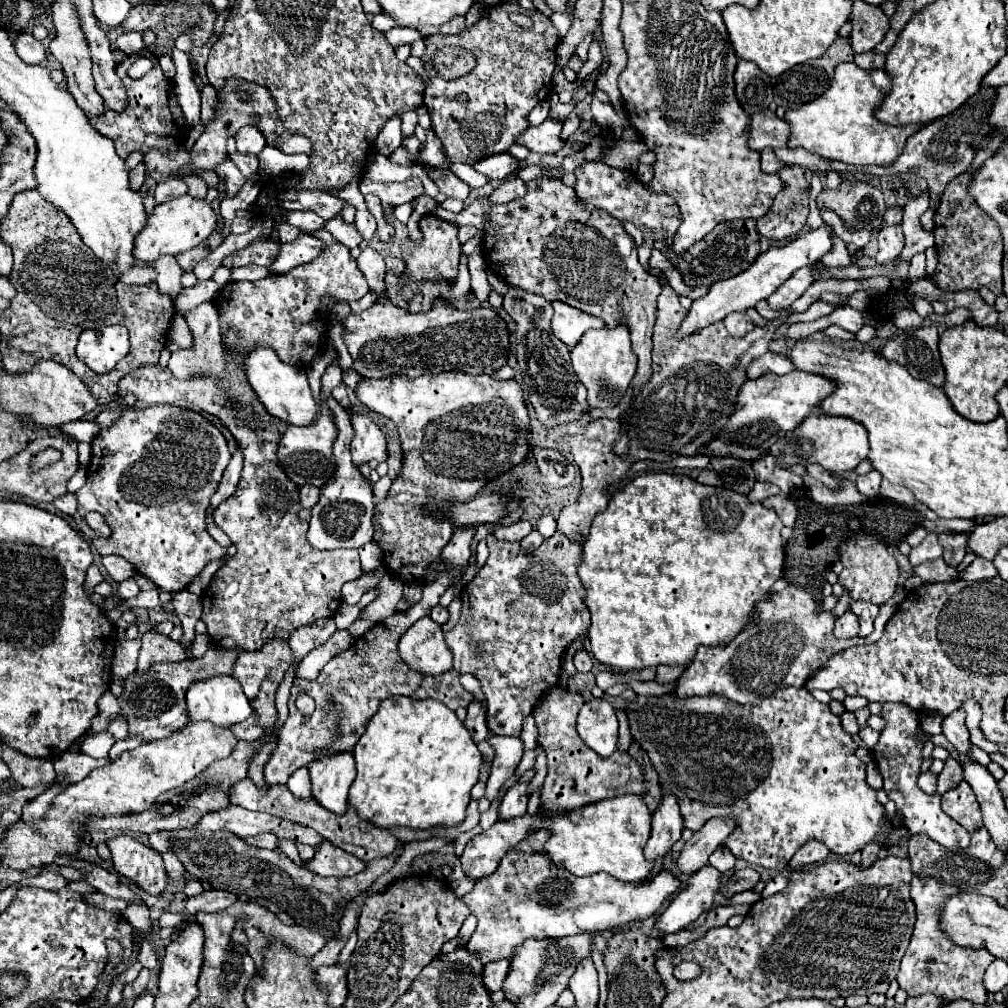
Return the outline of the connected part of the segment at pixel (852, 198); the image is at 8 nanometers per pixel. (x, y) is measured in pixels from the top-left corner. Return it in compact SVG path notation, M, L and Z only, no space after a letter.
M843 181L837 189L821 191L817 195L817 209L821 207L835 211L849 231L881 229L887 209L879 189L857 181Z

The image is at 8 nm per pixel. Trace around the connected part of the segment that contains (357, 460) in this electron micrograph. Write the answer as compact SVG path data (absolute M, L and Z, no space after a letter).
M351 413L351 423L355 429L355 437L351 441L351 457L353 465L361 467L369 461L387 461L387 439L383 431L373 423L367 415Z

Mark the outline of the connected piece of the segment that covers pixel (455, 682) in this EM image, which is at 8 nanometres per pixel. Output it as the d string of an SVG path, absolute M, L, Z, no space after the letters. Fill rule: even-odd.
M471 559L463 569L449 569L437 575L433 581L427 581L423 585L423 597L417 605L413 605L405 613L393 613L391 617L379 621L375 627L371 627L365 635L355 639L351 643L351 649L335 655L319 673L317 679L295 679L291 687L291 699L289 699L289 717L279 733L279 745L275 755L271 755L271 761L265 765L265 781L269 785L285 785L293 771L307 767L311 761L321 759L325 755L337 755L353 751L359 737L365 733L365 727L369 719L377 713L381 701L393 695L405 695L411 699L437 699L445 703L451 711L457 707L467 707L473 701L473 695L469 695L461 683L459 673L455 669L449 669L441 675L423 675L415 669L411 669L397 651L397 643L401 635L421 617L429 615L435 605L439 605L441 595L451 587L455 577L461 577L471 567ZM299 693L307 693L315 701L315 711L311 715L303 715L295 707L295 699Z

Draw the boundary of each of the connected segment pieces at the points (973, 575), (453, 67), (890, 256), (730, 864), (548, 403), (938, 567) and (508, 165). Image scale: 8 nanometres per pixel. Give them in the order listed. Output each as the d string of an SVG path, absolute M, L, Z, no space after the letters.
M977 557L959 577L965 581L977 581L977 579L991 579L995 575L997 575L997 569L993 561L983 561L981 557Z
M441 47L431 57L431 65L437 69L437 73L447 79L459 79L465 77L475 67L475 55L461 47Z
M893 225L893 227L883 227L877 235L879 241L879 249L875 255L877 263L891 263L895 261L901 251L903 251L903 231L901 225Z
M719 845L709 857L709 865L713 865L721 873L729 873L735 867L735 857L729 853L729 849L725 845Z
M507 287L503 297L503 309L515 321L515 357L517 357L517 377L515 381L523 387L529 397L529 403L537 411L537 419L545 429L555 429L571 421L581 419L591 411L587 403L587 393L583 383L575 377L569 361L569 347L553 337L549 321L553 317L551 303L543 301L533 293L523 293L521 289Z
M941 557L937 559L931 559L931 561L925 561L917 567L913 567L913 573L923 579L925 583L933 583L933 581L947 581L947 579L955 579L959 573L955 567L947 565Z
M499 153L495 157L485 157L473 163L473 169L485 175L489 181L503 181L519 169L519 161L513 159L509 153Z

